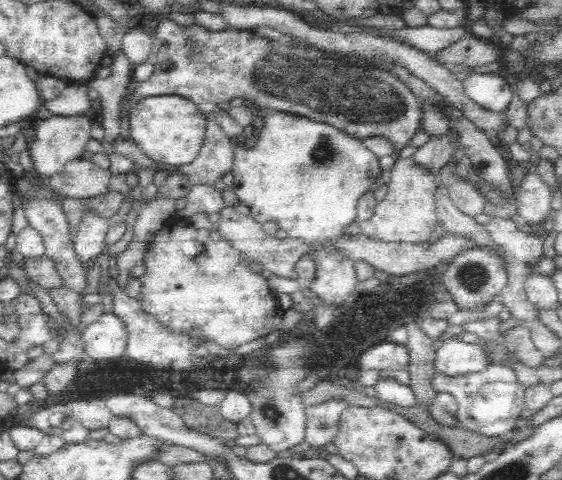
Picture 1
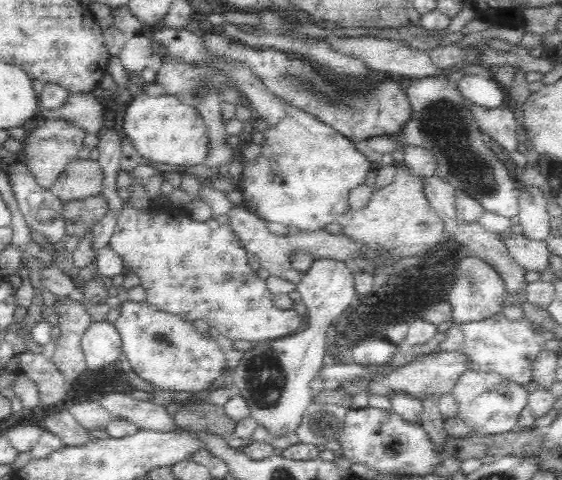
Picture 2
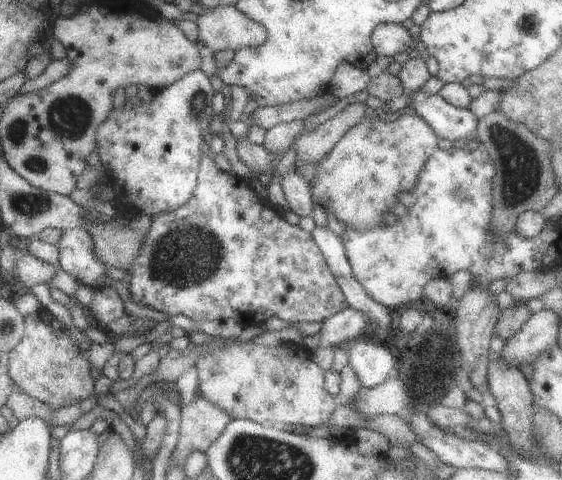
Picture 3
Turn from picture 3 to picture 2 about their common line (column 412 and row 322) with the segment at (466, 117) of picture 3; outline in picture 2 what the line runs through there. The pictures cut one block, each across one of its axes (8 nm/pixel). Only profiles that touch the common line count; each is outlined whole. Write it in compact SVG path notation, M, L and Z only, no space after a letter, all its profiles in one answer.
M107 320L91 322L82 336L81 347L87 368L97 370L109 364L118 364L121 352L121 336L114 324Z

